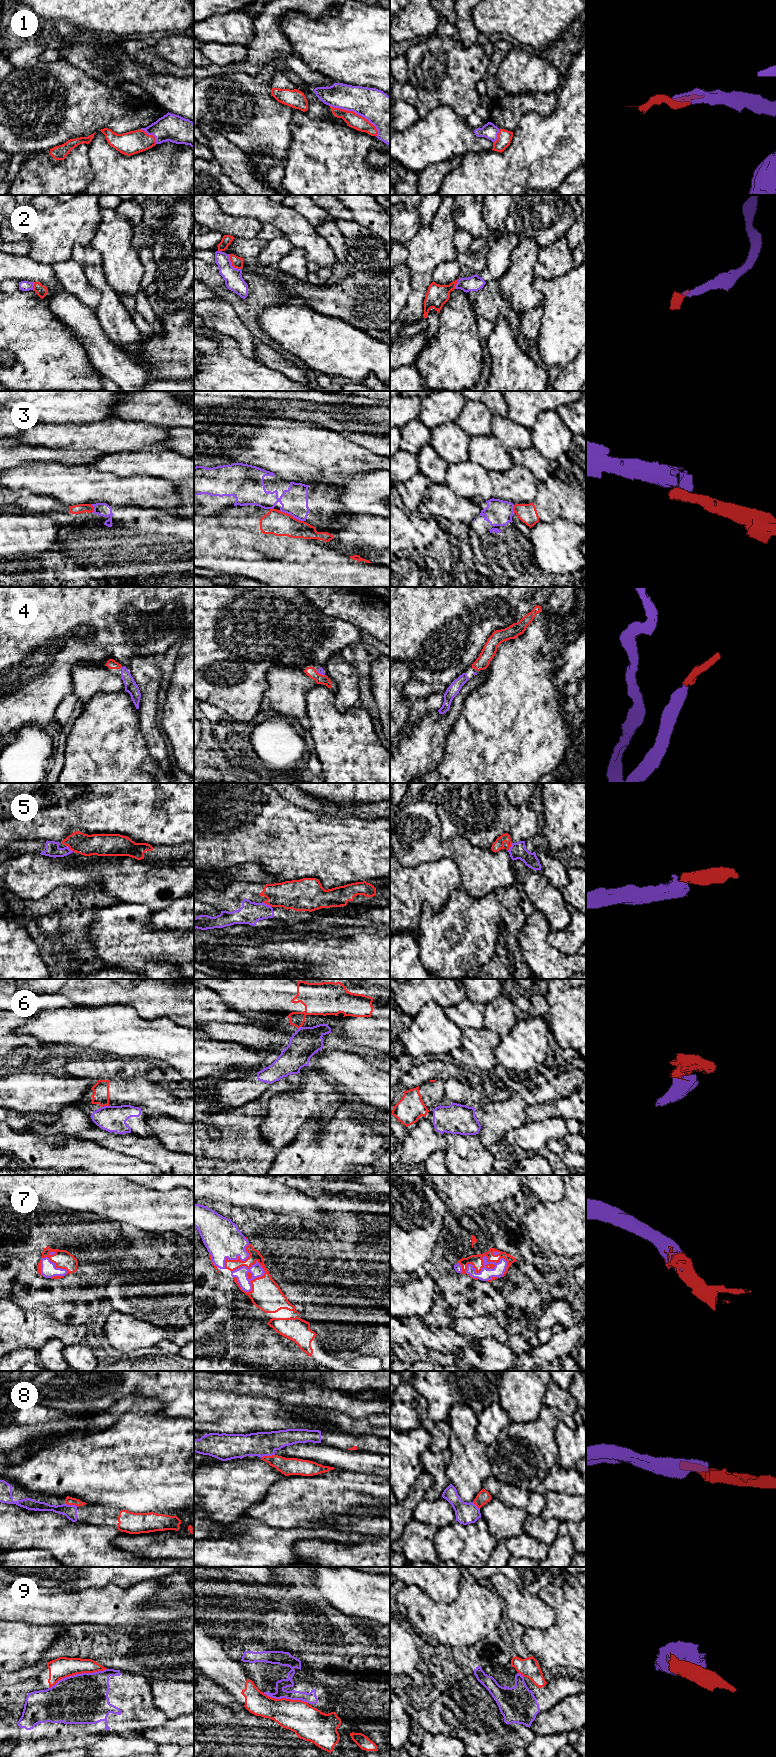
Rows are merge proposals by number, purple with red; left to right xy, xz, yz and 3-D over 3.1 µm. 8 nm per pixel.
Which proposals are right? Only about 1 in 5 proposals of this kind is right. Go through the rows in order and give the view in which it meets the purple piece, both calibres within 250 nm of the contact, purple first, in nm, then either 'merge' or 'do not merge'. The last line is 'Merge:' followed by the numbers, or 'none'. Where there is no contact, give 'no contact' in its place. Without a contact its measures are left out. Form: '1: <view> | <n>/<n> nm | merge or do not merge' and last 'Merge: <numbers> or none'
1: xz | 300/120 nm | merge
2: xz | 140/100 nm | merge
3: xz | 220/200 nm | do not merge
4: xz | 50/80 nm | merge
5: xy | 110/180 nm | merge
6: xy | 200/130 nm | do not merge
7: yz | 100/100 nm | merge
8: xz | 200/140 nm | merge
9: xy | 400/170 nm | do not merge
Merge: 1, 2, 4, 5, 7, 8

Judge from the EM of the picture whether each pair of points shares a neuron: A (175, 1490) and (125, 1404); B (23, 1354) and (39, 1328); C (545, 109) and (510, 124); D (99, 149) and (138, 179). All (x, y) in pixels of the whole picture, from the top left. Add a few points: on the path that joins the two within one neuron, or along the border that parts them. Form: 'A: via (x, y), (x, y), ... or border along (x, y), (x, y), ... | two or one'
A: border along (152, 1413), (125, 1412), (111, 1426) | two
B: border along (37, 1351), (31, 1348), (19, 1348), (10, 1352) | two
C: via (536, 107), (524, 107), (516, 115) | one
D: via (109, 159), (128, 178) | one

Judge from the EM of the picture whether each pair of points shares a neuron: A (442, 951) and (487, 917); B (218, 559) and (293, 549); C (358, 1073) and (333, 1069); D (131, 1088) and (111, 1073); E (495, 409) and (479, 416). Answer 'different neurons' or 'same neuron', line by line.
A: same neuron
B: same neuron
C: same neuron
D: different neurons
E: different neurons

